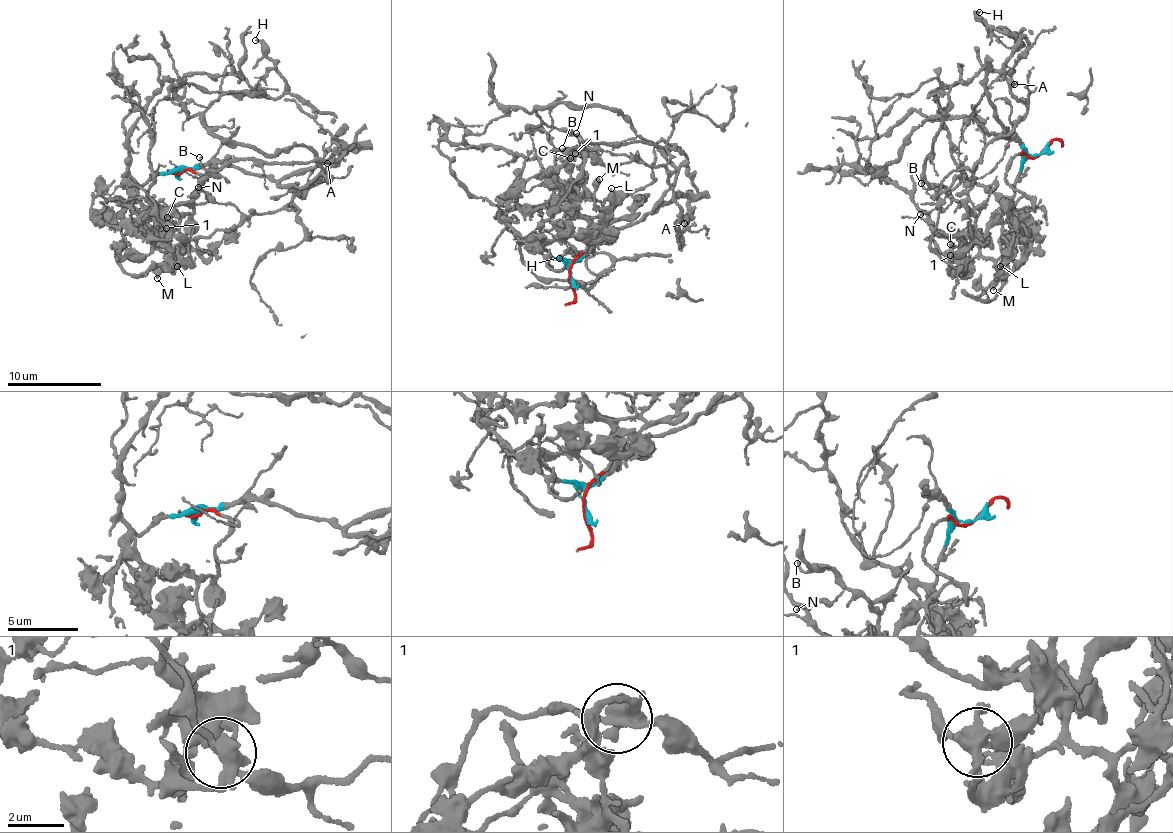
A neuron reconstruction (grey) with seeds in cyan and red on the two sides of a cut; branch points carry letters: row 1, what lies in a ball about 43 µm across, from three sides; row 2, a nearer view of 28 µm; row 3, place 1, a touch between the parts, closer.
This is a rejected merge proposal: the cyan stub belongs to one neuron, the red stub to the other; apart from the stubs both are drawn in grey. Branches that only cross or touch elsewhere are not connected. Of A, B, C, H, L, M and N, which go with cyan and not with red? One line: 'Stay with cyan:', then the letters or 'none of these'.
Stay with cyan: A, B, H, N

